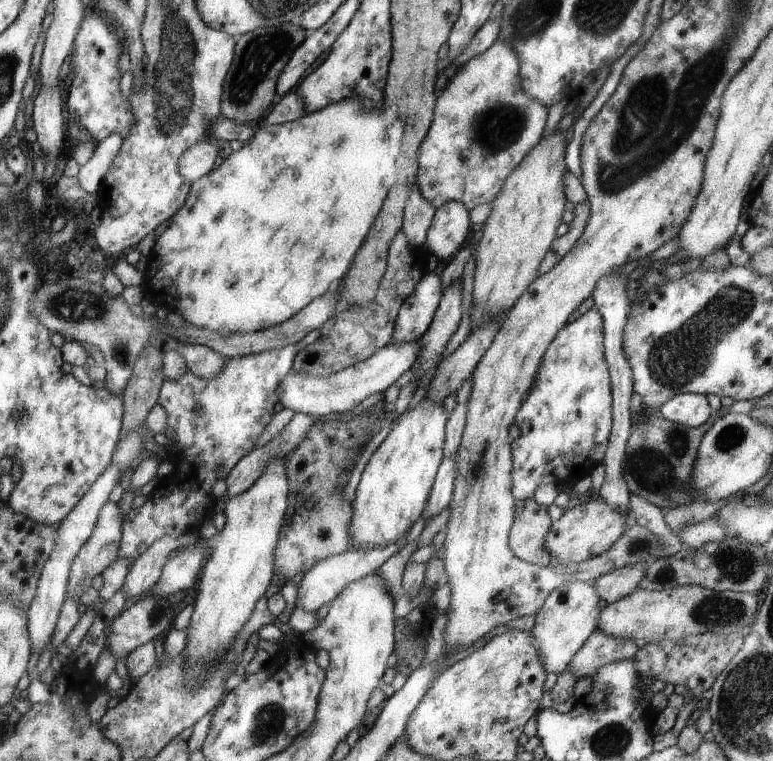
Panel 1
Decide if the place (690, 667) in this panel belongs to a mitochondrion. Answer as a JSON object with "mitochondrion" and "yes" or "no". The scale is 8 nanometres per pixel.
{"mitochondrion":"no"}

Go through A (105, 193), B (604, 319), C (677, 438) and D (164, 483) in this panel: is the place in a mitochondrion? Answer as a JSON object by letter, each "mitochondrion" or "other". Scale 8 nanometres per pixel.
{"A":"other","B":"other","C":"mitochondrion","D":"other"}

